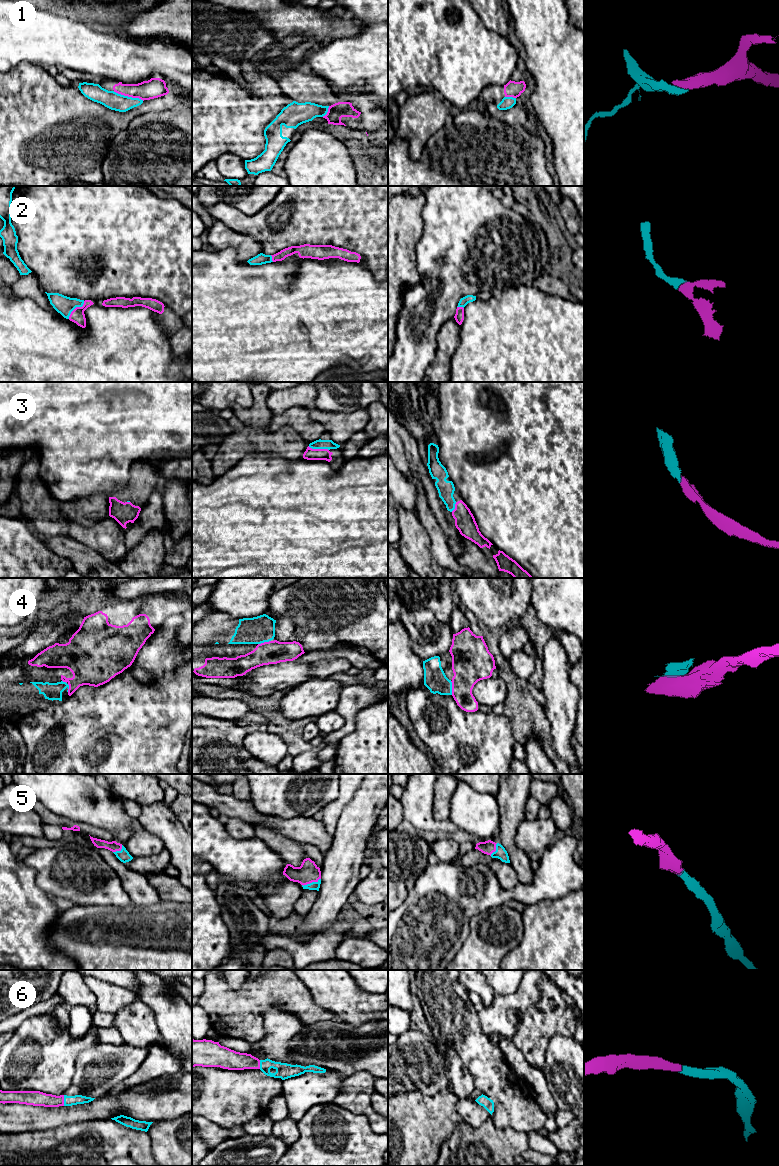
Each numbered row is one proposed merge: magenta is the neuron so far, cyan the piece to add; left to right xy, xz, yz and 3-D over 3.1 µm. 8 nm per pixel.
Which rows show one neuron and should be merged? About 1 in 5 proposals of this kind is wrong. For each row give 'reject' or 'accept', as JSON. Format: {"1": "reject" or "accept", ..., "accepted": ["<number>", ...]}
{"1": "reject", "2": "accept", "3": "accept", "4": "accept", "5": "accept", "6": "accept", "accepted": ["2", "3", "4", "5", "6"]}

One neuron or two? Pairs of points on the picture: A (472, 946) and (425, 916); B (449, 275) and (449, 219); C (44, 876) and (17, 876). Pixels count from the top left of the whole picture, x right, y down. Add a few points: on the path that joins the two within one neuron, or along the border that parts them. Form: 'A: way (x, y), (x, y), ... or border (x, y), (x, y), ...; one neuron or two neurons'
A: border (471, 918), (468, 935), (460, 950), (451, 959); two neurons
B: way (449, 261), (449, 233); one neuron
C: border (24, 861), (35, 871), (35, 883), (48, 896); two neurons

